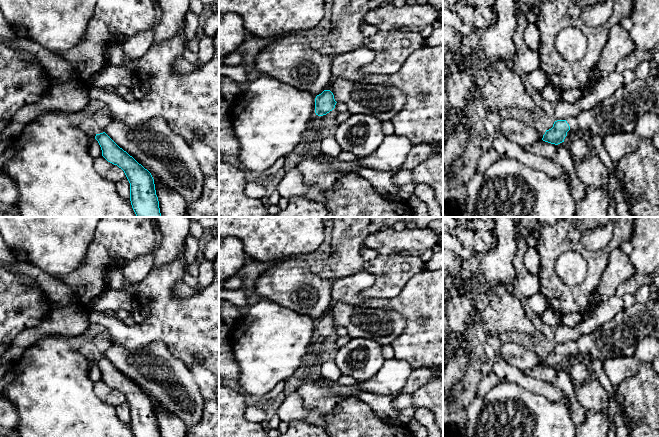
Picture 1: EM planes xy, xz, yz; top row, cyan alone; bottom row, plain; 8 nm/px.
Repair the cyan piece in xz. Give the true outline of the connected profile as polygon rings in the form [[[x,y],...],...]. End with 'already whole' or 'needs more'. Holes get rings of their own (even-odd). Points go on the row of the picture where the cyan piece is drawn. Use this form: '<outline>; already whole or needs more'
[[[324,90],[315,98],[315,113],[318,116],[323,116],[335,108],[336,101],[330,90]]]; already whole

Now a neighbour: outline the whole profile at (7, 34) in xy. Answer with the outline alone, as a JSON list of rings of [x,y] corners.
[[[0,10],[0,37],[5,44],[18,41],[20,38],[14,32],[11,25],[6,21]]]

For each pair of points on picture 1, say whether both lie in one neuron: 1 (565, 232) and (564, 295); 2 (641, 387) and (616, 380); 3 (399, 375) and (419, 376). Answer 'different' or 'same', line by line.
1: same
2: different
3: different

